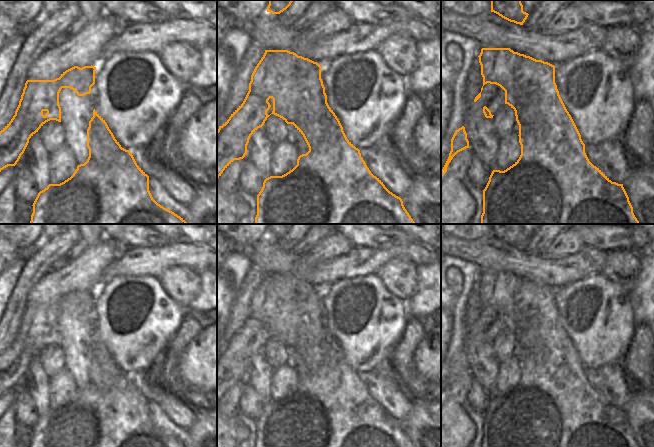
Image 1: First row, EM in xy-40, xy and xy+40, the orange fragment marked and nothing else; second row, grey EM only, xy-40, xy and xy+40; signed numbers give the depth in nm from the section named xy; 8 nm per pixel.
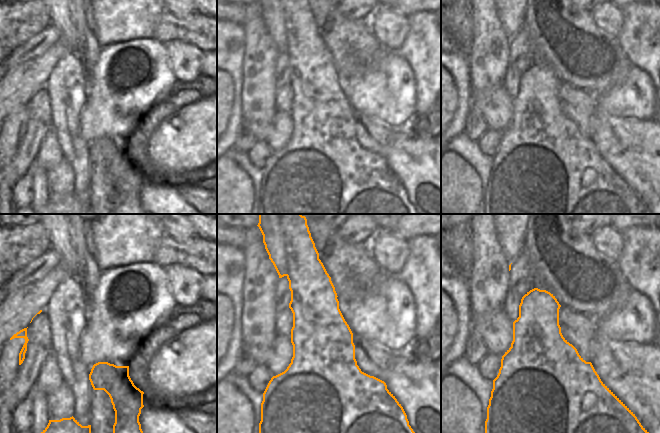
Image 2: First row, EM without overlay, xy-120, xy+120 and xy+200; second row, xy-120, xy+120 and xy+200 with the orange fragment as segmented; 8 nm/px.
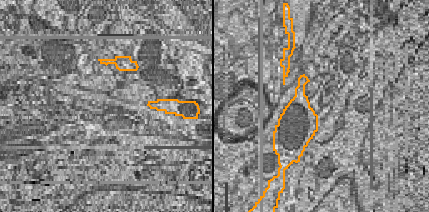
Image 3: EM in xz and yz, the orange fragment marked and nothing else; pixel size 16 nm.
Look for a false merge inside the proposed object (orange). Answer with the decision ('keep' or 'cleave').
cleave

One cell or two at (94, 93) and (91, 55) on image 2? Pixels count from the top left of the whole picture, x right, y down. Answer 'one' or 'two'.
two

